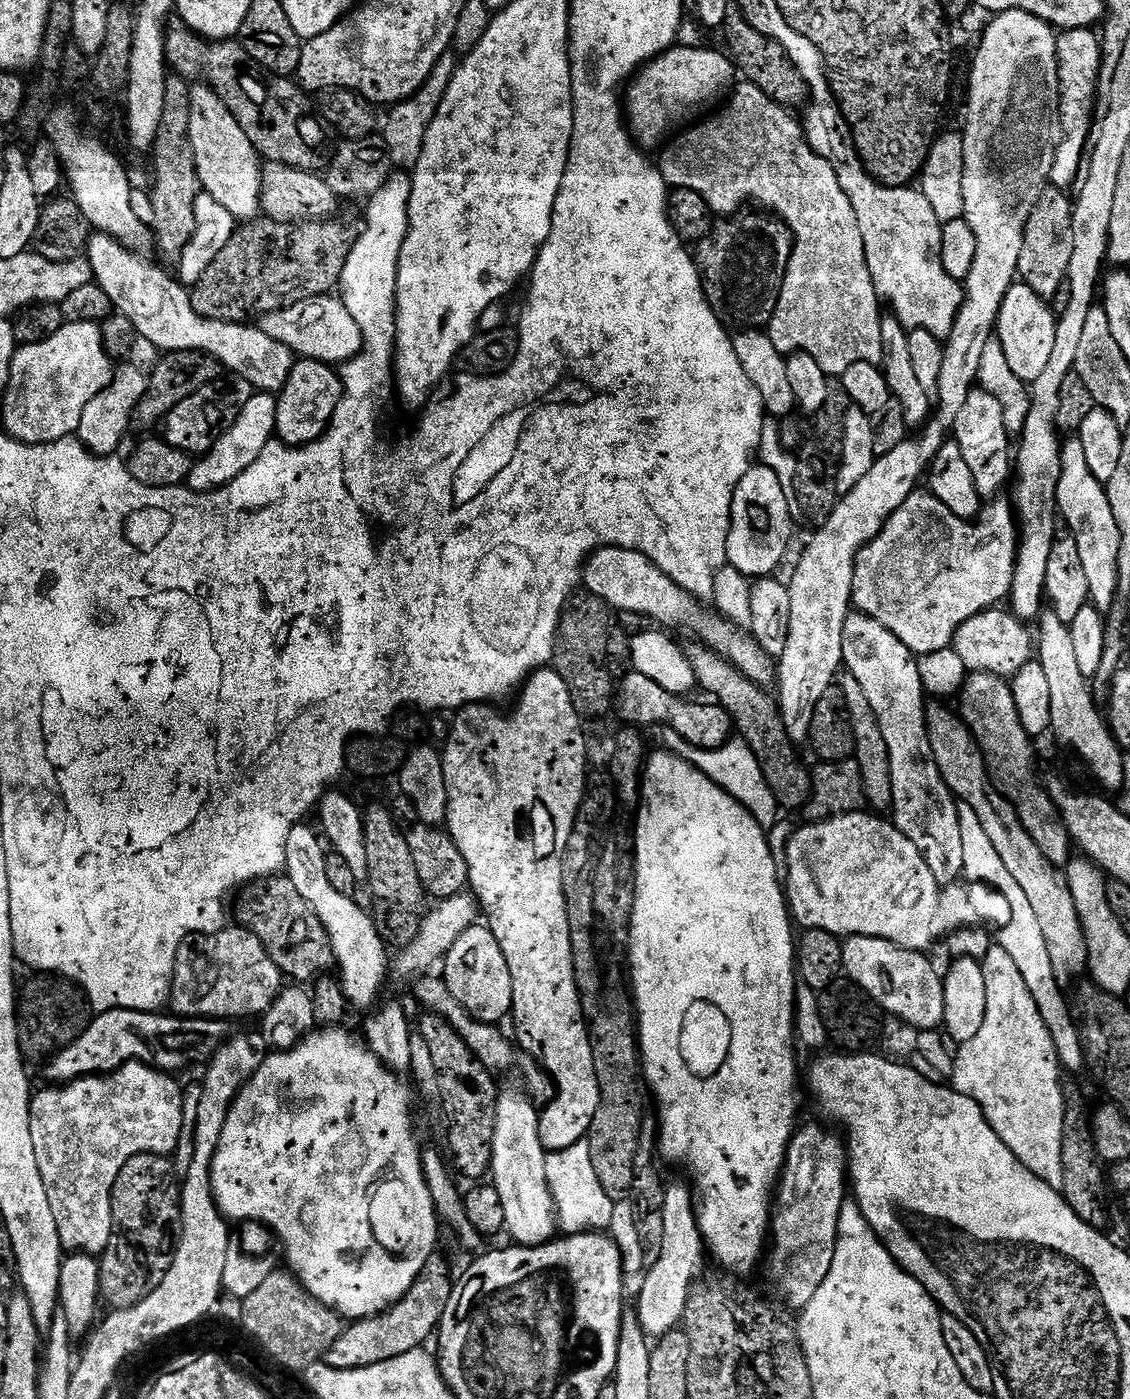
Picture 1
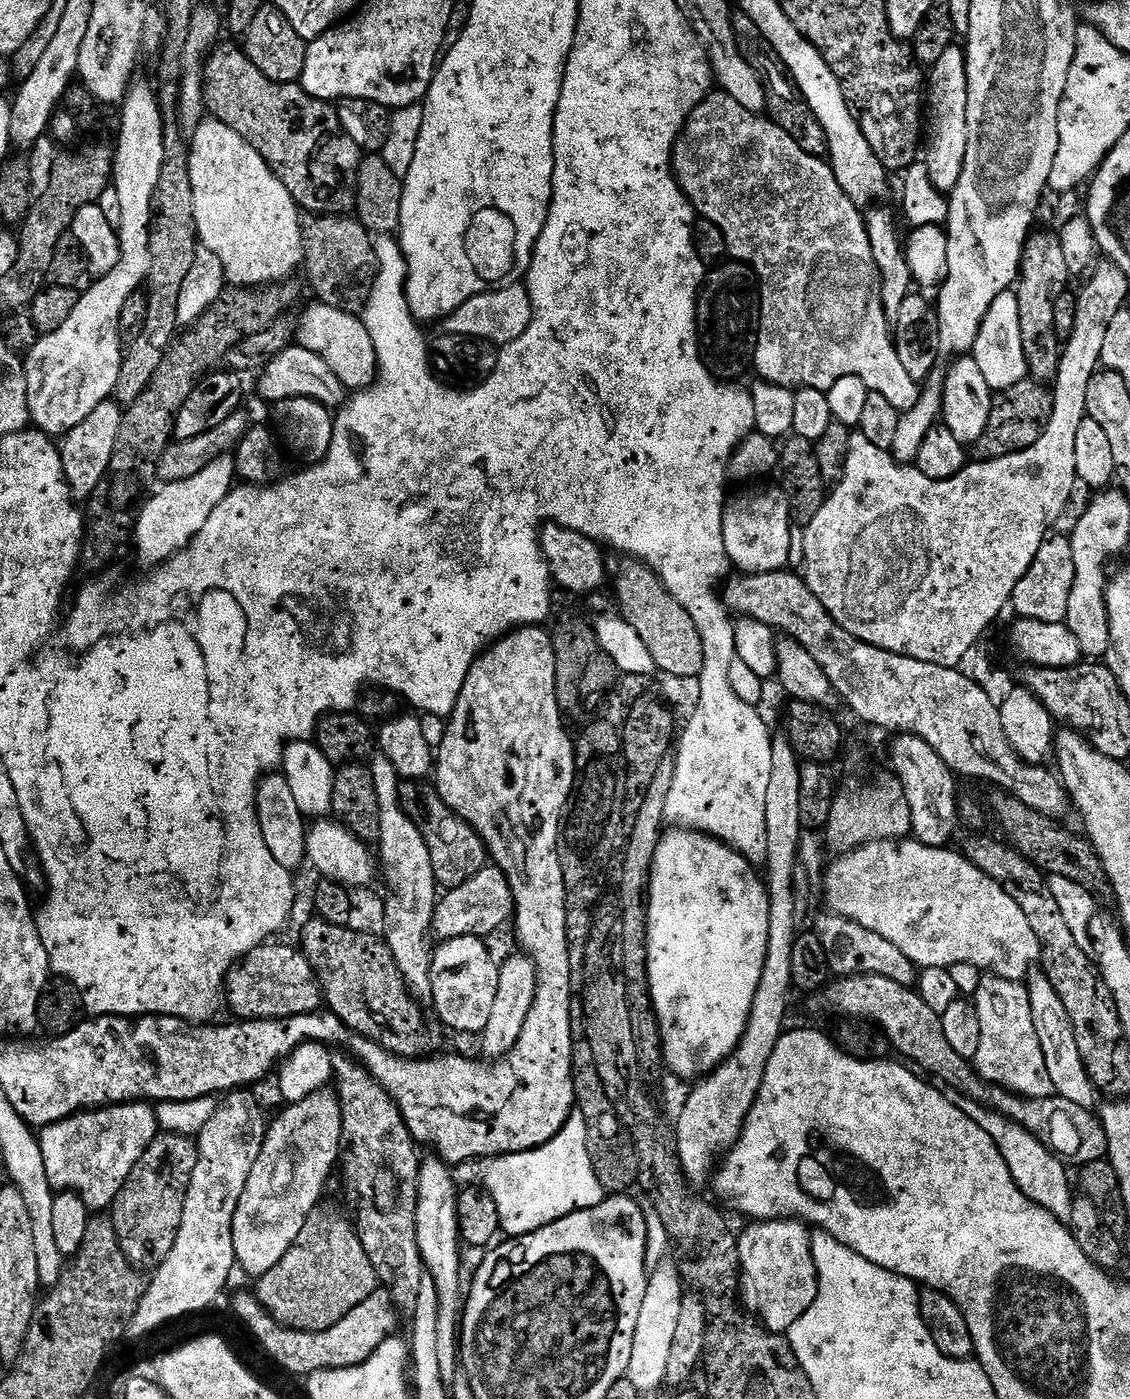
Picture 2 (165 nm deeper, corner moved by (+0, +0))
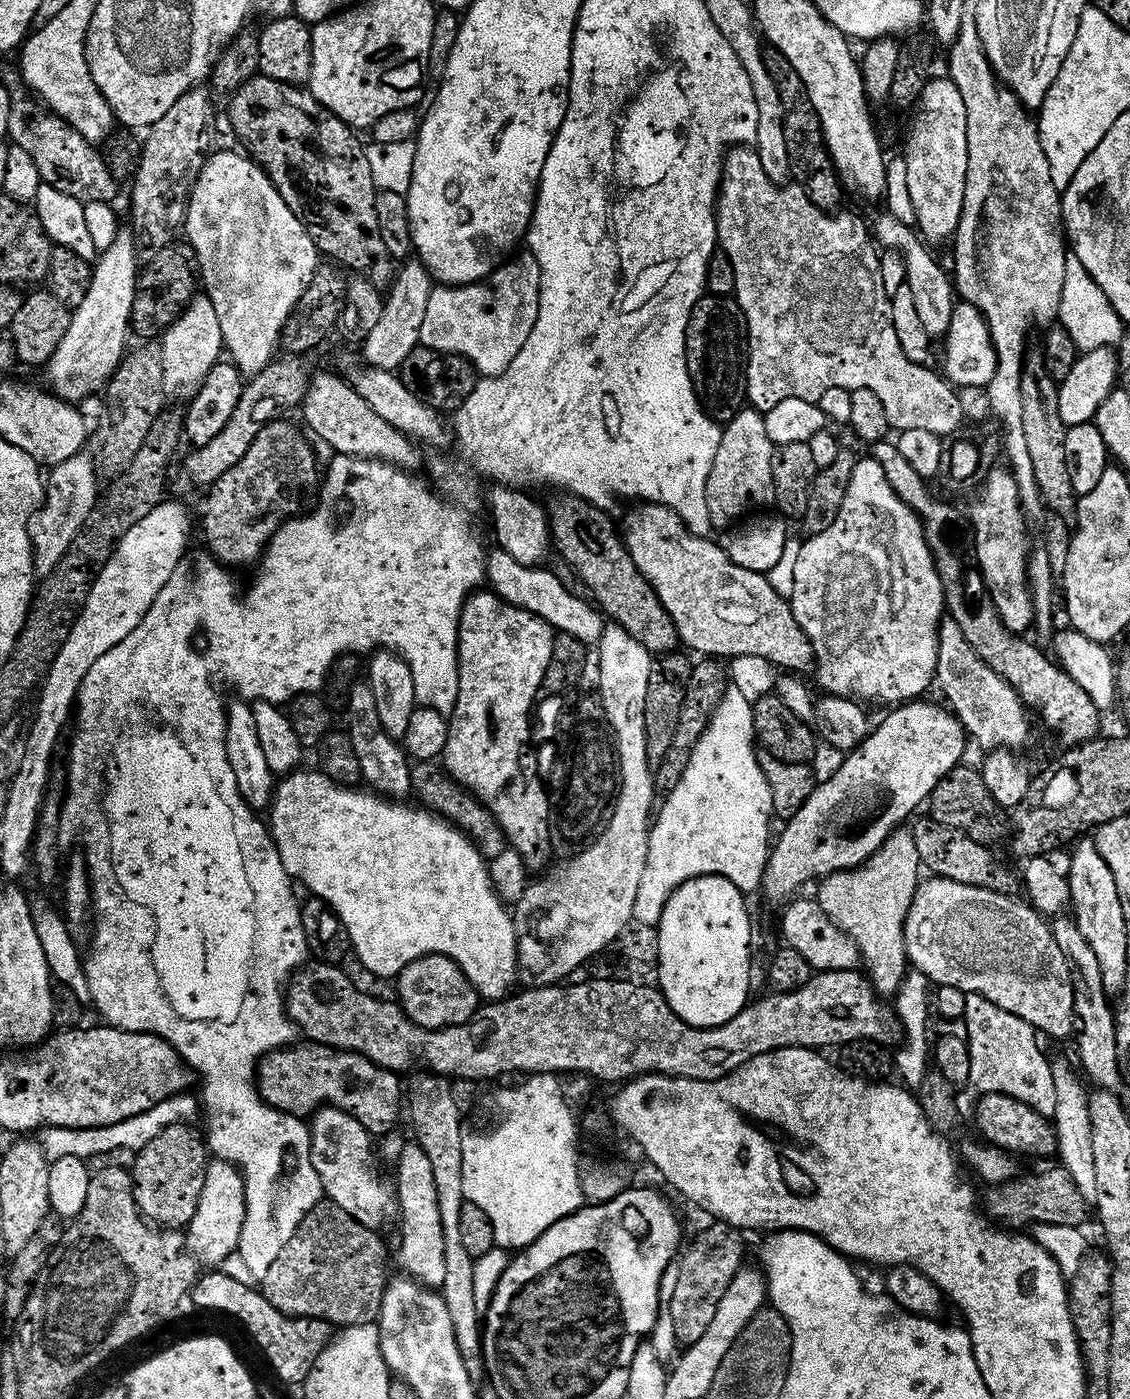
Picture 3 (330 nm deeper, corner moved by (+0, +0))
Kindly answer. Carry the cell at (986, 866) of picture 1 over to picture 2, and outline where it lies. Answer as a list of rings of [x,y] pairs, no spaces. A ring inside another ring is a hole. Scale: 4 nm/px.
[[[1042,972],[1031,973],[1026,984],[1034,1030],[1037,1031],[1039,1045],[1042,1047],[1053,1091],[1066,1098],[1067,1101],[1077,1103],[1078,1106],[1093,1109],[1097,1105],[1098,1092],[1090,1079],[1082,1058],[1080,1058],[1072,1021],[1068,1017],[1066,1006],[1059,1001],[1053,986],[1050,985],[1049,980]]]

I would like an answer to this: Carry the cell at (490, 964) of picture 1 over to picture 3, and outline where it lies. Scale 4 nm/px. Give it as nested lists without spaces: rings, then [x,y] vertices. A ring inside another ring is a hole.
[[[424,956],[406,966],[400,971],[399,984],[398,1003],[409,1020],[419,1028],[439,1030],[464,1024],[477,1015],[482,1004],[480,995],[466,974],[462,974],[456,963],[445,956]]]

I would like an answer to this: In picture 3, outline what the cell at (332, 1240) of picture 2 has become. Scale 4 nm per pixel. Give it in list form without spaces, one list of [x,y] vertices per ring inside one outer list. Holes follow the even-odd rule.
[[[322,1202],[306,1214],[294,1238],[286,1242],[286,1250],[278,1254],[278,1262],[270,1266],[270,1274],[266,1274],[266,1278],[262,1281],[265,1298],[279,1312],[287,1316],[295,1316],[297,1320],[326,1320],[341,1329],[376,1324],[380,1319],[384,1291],[390,1283],[388,1252],[380,1241],[380,1235],[377,1229],[362,1226],[362,1222],[350,1218],[350,1214],[342,1210],[342,1206]]]

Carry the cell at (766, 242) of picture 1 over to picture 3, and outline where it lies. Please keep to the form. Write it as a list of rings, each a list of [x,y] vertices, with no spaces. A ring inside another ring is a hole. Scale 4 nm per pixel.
[[[701,296],[688,323],[686,350],[688,379],[706,405],[707,419],[728,425],[745,407],[748,394],[748,323],[740,303],[727,296]]]

